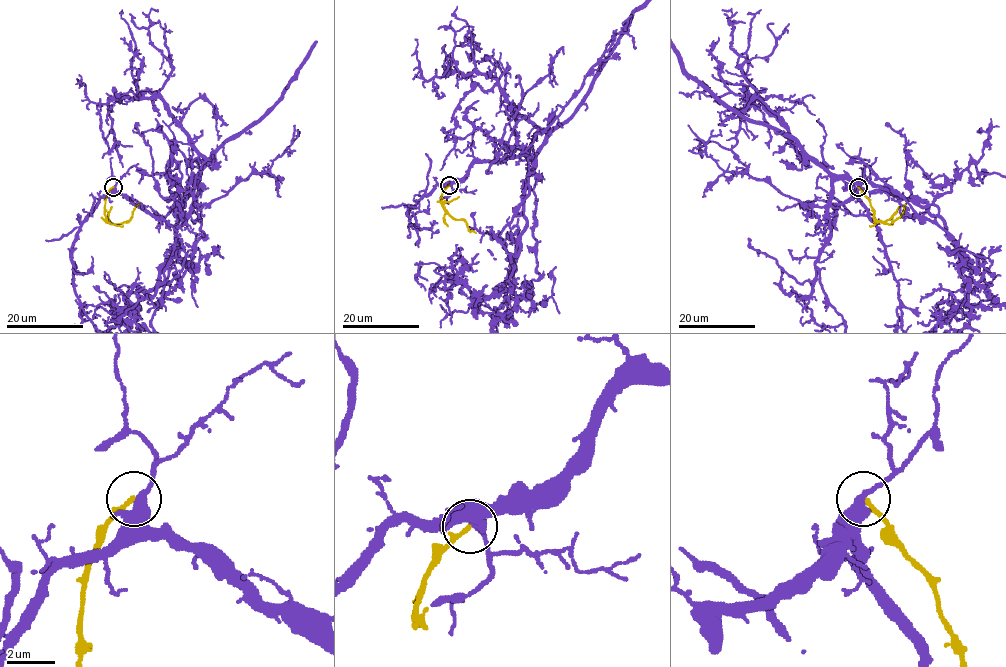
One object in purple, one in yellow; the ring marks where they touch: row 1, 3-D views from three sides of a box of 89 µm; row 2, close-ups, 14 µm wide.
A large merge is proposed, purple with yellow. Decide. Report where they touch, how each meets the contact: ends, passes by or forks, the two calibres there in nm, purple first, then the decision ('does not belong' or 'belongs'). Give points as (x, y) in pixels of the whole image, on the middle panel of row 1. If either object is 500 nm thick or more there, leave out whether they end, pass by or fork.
(449, 185) | purple forks | yellow ends | 360/200 nm | does not belong

